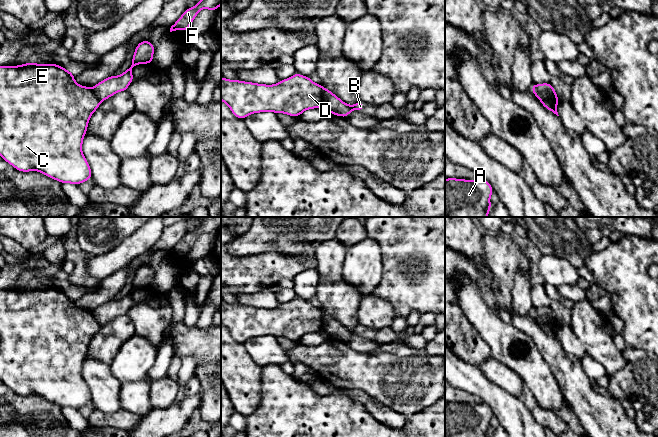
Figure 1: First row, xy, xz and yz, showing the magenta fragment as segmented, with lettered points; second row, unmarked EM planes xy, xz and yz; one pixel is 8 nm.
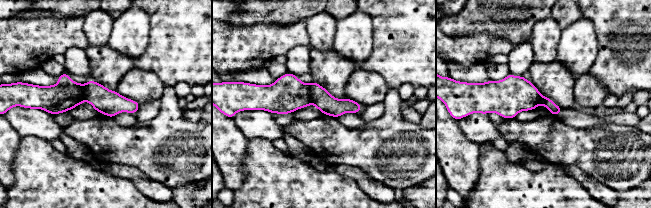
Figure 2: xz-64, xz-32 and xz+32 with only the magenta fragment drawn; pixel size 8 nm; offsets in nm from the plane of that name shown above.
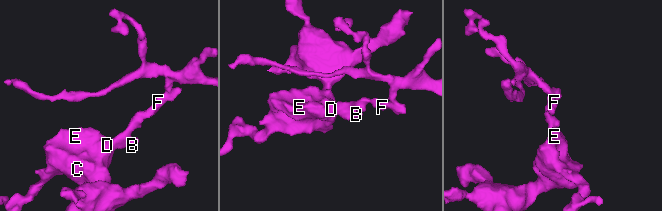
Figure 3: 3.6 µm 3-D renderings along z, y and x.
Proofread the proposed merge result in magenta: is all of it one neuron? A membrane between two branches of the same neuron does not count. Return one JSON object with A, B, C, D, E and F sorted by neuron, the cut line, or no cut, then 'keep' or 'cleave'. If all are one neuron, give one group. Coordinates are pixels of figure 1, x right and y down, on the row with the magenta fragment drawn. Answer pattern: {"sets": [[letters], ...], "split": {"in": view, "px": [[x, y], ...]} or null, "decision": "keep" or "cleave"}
{"sets": [["A", "C", "D", "E"], ["B", "F"]], "split": {"in": "xz", "px": [[323, 87], [322, 106]]}, "decision": "cleave"}

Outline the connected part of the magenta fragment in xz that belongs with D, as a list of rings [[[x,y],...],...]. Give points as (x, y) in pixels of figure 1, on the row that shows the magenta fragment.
[[[297,72],[273,85],[221,77],[221,100],[242,120],[261,112],[300,116],[305,110],[323,107],[322,93],[321,84]]]

